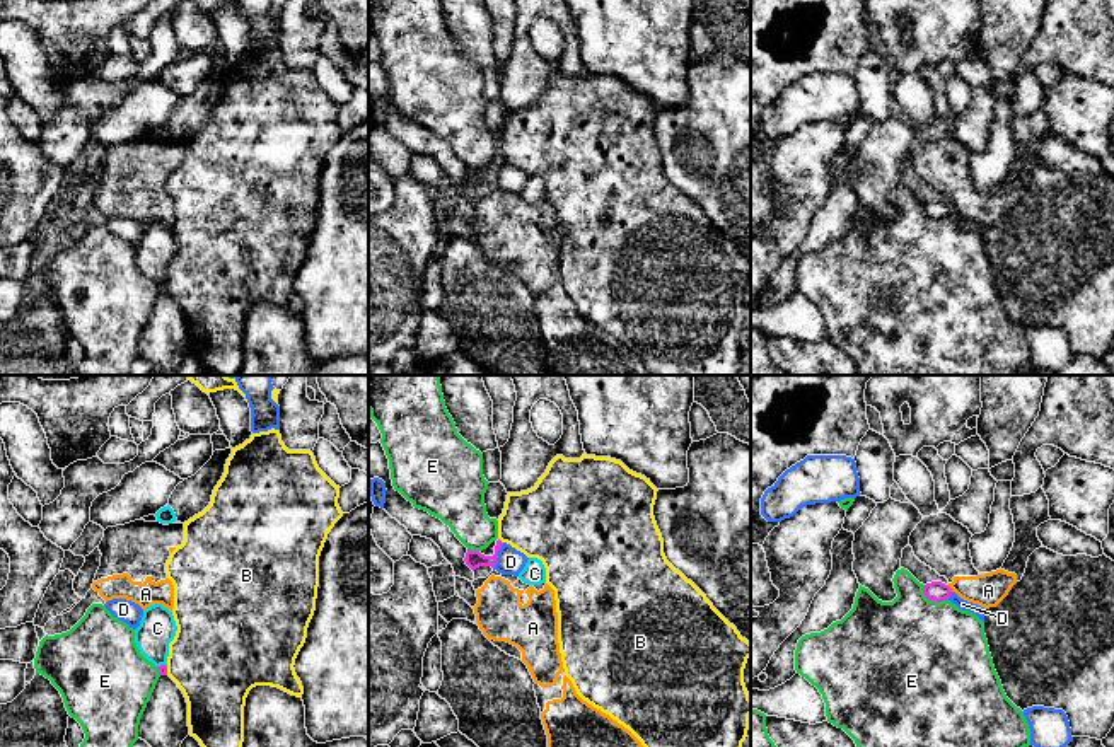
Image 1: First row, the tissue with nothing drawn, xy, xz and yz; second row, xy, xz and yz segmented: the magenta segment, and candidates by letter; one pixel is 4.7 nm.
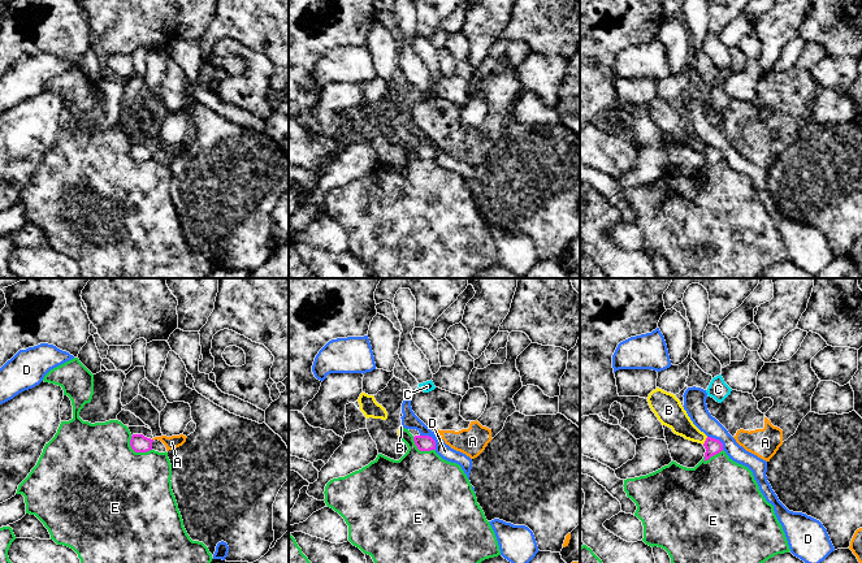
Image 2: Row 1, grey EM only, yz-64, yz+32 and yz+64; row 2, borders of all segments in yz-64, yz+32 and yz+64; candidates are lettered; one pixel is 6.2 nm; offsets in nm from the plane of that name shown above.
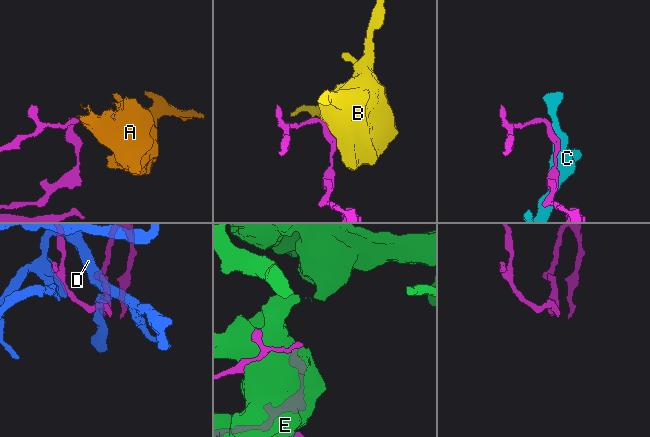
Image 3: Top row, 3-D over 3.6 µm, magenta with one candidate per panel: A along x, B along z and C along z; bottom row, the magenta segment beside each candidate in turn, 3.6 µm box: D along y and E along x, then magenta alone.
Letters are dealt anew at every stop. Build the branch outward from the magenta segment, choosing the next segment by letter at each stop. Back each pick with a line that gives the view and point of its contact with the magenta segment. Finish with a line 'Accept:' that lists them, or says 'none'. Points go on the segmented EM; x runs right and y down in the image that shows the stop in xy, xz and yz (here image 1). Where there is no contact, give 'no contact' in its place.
Accept: none

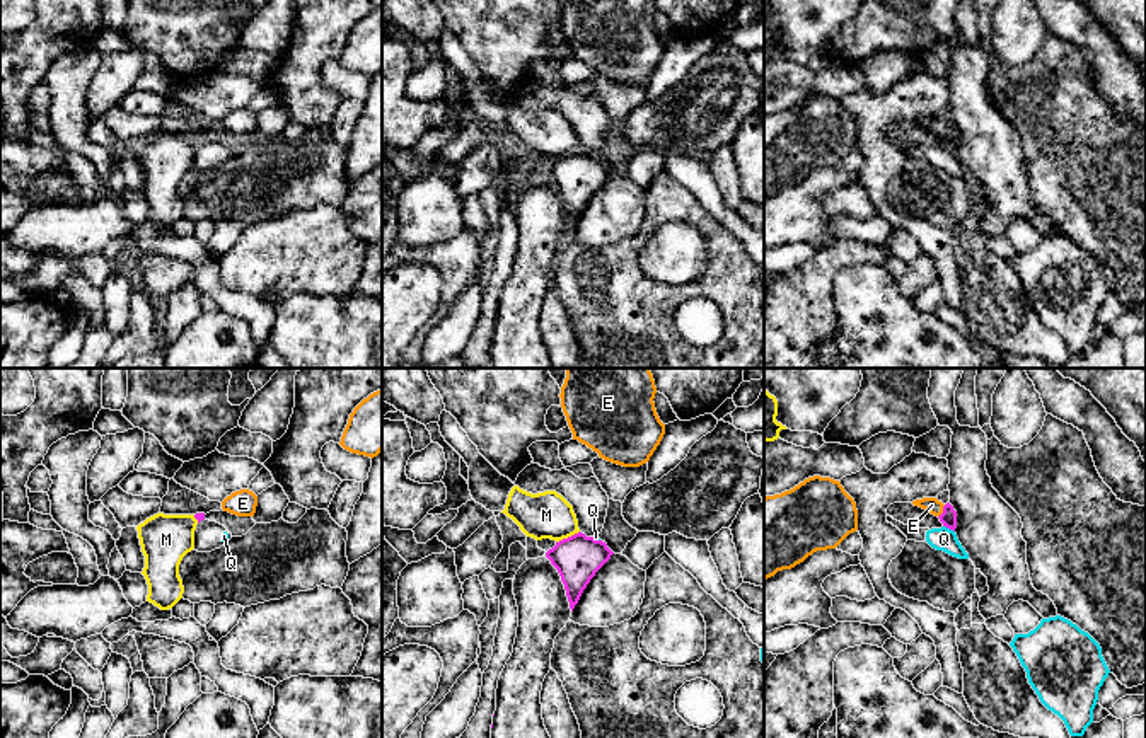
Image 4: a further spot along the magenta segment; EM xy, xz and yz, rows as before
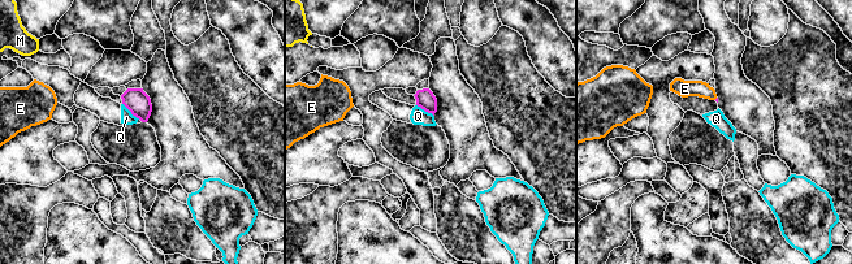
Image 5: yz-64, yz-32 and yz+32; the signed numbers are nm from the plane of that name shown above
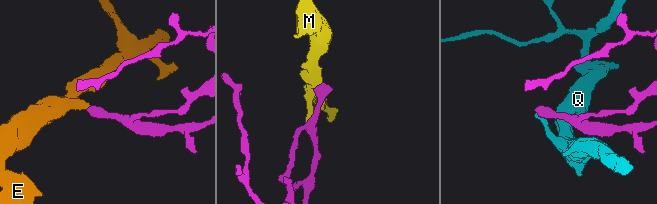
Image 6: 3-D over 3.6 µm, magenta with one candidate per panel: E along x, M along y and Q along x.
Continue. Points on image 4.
E: contact yz (943, 512)
Accept: E

